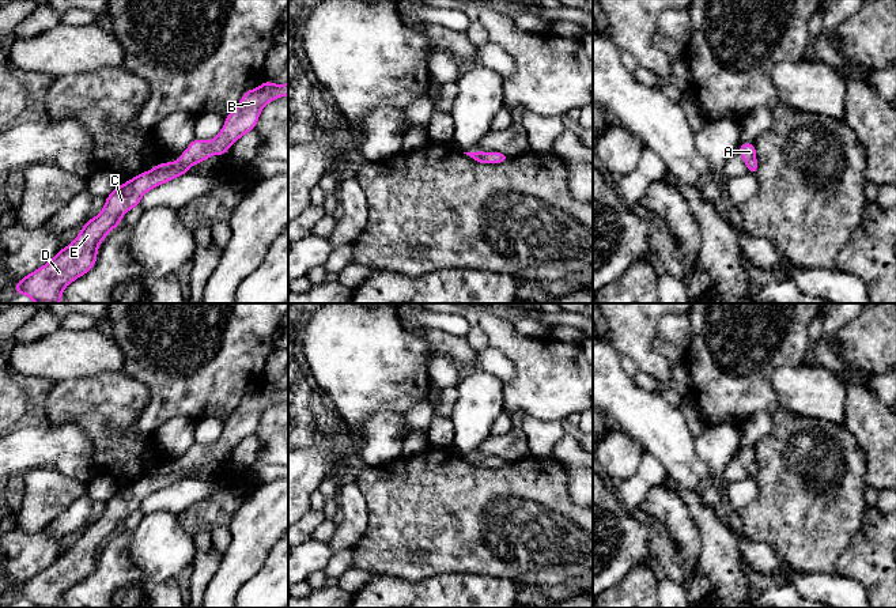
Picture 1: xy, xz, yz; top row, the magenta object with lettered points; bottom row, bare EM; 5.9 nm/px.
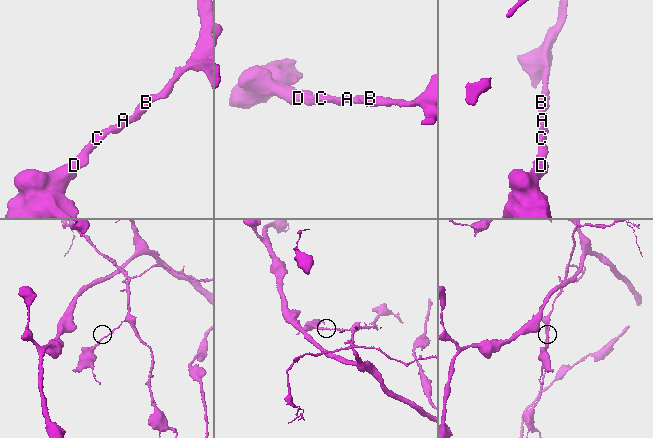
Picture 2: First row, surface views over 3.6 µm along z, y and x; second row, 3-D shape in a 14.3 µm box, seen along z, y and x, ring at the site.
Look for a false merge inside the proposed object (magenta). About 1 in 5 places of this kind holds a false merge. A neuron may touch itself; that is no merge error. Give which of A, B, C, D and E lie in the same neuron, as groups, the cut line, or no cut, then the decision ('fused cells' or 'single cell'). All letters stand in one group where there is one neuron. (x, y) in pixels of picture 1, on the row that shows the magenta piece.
groups A B C D E; cut none; single cell

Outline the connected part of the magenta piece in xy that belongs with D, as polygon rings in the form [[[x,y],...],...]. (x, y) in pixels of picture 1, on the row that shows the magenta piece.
[[[265,80],[245,92],[237,107],[226,117],[216,137],[209,141],[194,139],[177,162],[159,163],[116,188],[102,212],[83,224],[79,235],[61,249],[48,264],[18,282],[12,292],[30,297],[35,303],[60,303],[63,290],[97,263],[98,246],[116,229],[121,218],[140,204],[141,197],[155,186],[166,184],[211,155],[226,155],[227,150],[257,125],[262,107],[273,99],[288,95],[288,83]]]

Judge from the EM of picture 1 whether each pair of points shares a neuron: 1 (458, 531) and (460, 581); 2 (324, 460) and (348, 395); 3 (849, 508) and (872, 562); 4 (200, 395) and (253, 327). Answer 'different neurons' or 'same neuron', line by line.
1: different neurons
2: different neurons
3: different neurons
4: same neuron

